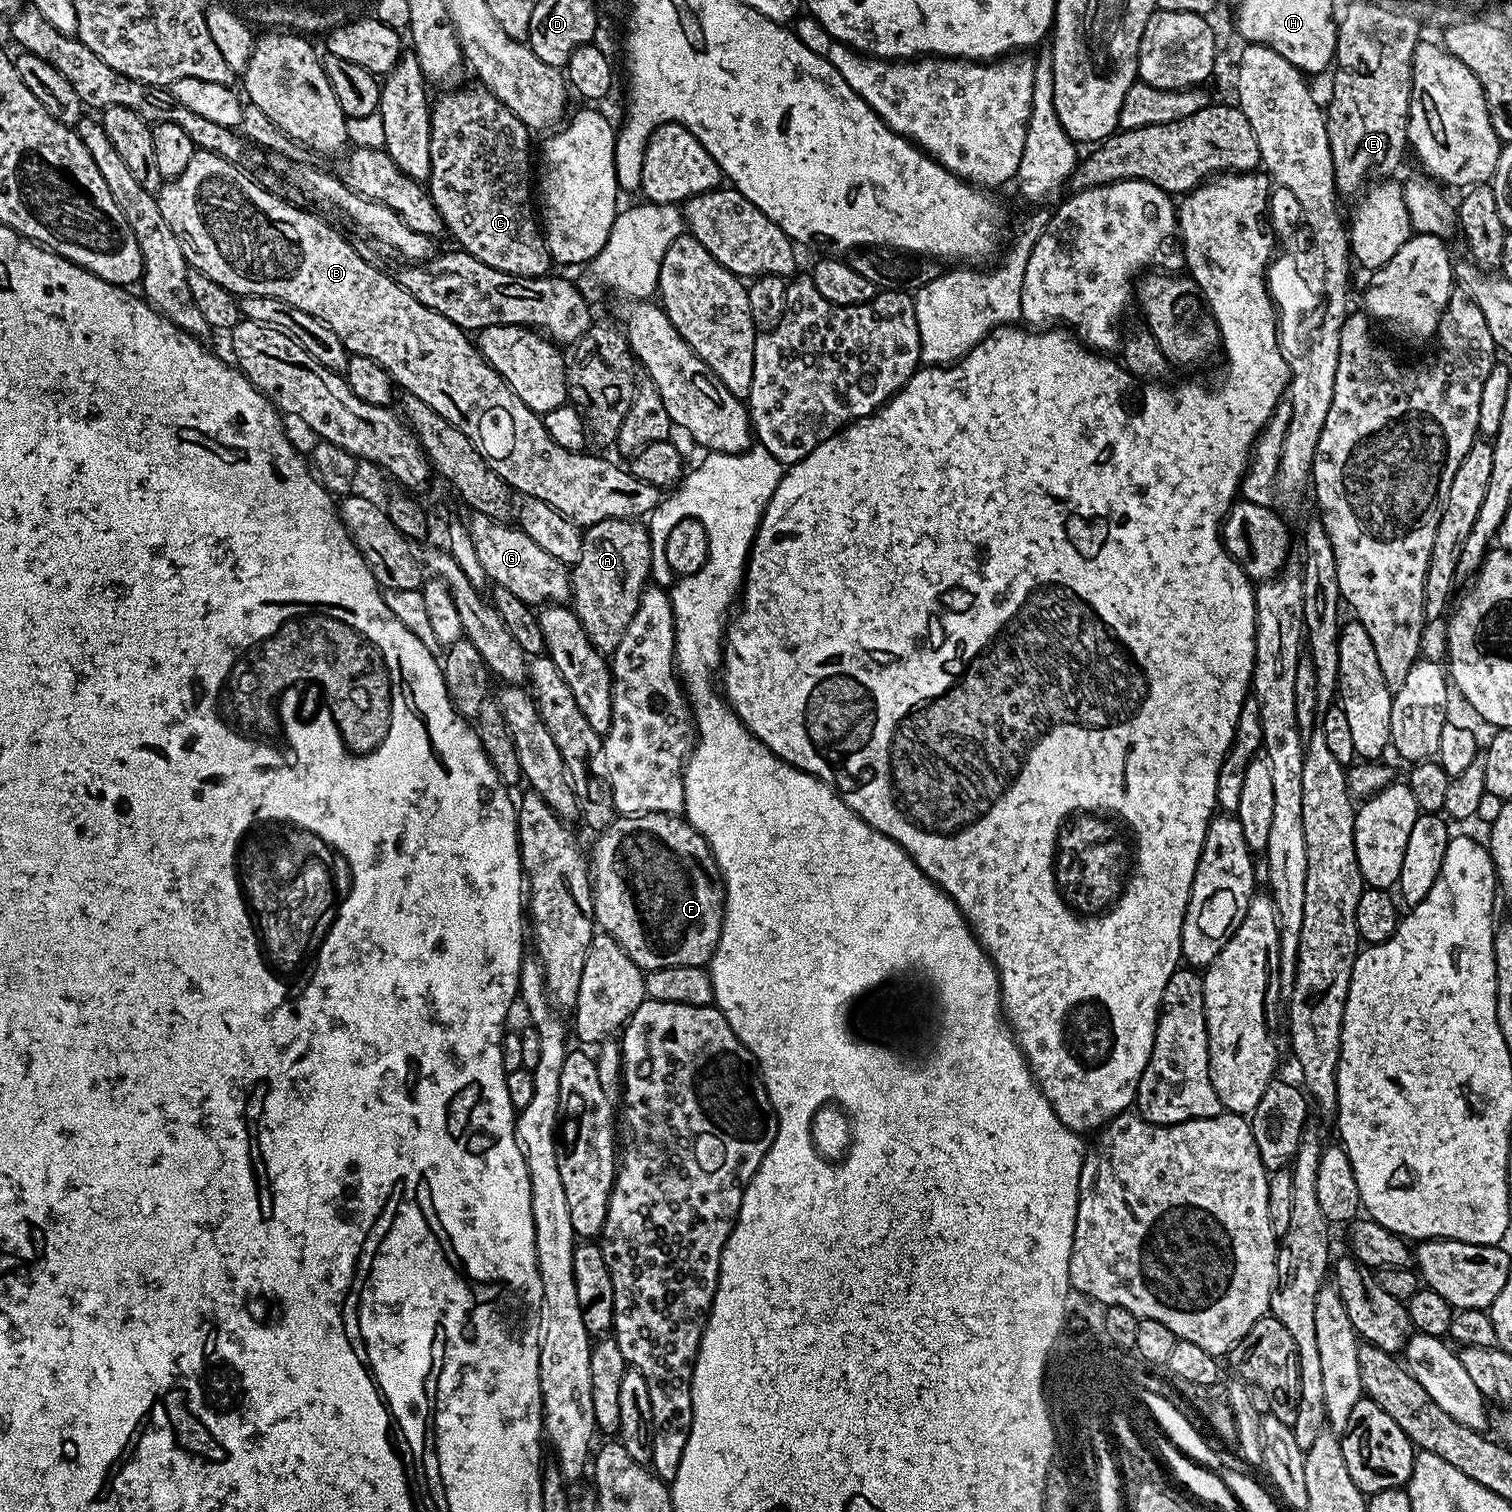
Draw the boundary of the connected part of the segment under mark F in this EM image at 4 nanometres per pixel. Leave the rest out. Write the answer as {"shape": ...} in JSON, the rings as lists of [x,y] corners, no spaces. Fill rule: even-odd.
{"shape":[[[639,812],[636,816],[617,815],[612,825],[595,837],[596,845],[590,848],[590,879],[592,882],[592,914],[599,931],[610,934],[639,968],[645,973],[653,972],[666,966],[704,966],[711,961],[716,952],[718,938],[724,921],[724,882],[720,879],[720,867],[716,865],[714,854],[702,838],[702,834],[683,815],[662,814],[661,812]]]}

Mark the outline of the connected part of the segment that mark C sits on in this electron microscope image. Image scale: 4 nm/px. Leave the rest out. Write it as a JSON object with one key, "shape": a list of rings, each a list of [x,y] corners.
{"shape":[[[464,88],[461,92],[448,92],[452,90],[444,90],[440,97],[431,101],[432,125],[430,126],[430,174],[426,181],[429,196],[432,197],[434,206],[438,210],[442,219],[447,235],[452,235],[457,240],[459,247],[463,251],[468,252],[474,258],[478,258],[482,262],[486,262],[486,266],[494,266],[494,270],[502,270],[511,276],[547,276],[553,267],[554,261],[548,255],[548,241],[544,239],[541,225],[532,217],[532,196],[534,200],[534,168],[532,172],[532,140],[530,137],[530,129],[527,128],[513,114],[513,112],[502,102],[498,102],[498,98],[494,98],[494,94],[490,94],[487,90],[479,90],[475,92],[472,88]]]}

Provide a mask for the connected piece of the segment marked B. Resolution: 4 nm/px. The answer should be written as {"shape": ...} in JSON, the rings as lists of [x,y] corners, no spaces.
{"shape":[[[197,150],[197,152],[194,154],[194,158],[190,158],[190,166],[186,166],[186,170],[182,173],[181,176],[176,177],[175,180],[167,181],[159,189],[158,192],[158,199],[160,202],[160,209],[162,210],[162,218],[166,218],[166,226],[170,226],[170,230],[174,230],[174,234],[177,236],[178,239],[180,239],[180,245],[182,246],[182,250],[184,251],[184,257],[188,260],[188,266],[189,268],[196,268],[198,269],[202,274],[206,274],[206,278],[210,278],[214,282],[218,282],[218,286],[222,286],[227,292],[232,293],[233,296],[239,298],[241,296],[249,296],[250,294],[262,294],[263,296],[269,296],[270,298],[278,298],[282,302],[290,302],[290,306],[298,306],[298,310],[306,310],[306,314],[314,314],[314,318],[318,318],[325,324],[326,326],[330,326],[330,330],[334,330],[334,334],[338,334],[338,338],[342,342],[342,346],[346,351],[348,351],[349,354],[354,356],[365,356],[366,358],[370,358],[374,362],[378,362],[378,366],[382,366],[384,369],[387,370],[388,375],[392,377],[393,381],[397,385],[400,384],[405,393],[408,393],[410,395],[413,395],[414,398],[421,399],[422,402],[426,404],[426,406],[430,406],[431,410],[436,411],[438,414],[442,416],[442,418],[446,419],[447,422],[450,422],[450,424],[454,427],[457,427],[458,430],[463,432],[463,434],[466,434],[466,438],[470,440],[470,442],[473,443],[473,446],[477,448],[477,450],[481,453],[481,455],[484,456],[484,461],[495,471],[498,475],[501,476],[501,478],[505,481],[505,483],[508,484],[508,486],[515,490],[517,493],[520,491],[520,494],[523,494],[524,496],[533,496],[534,498],[538,498],[542,502],[546,502],[550,506],[554,506],[554,510],[558,510],[563,514],[563,516],[568,517],[569,520],[573,520],[574,523],[581,525],[581,526],[587,526],[590,524],[597,524],[598,522],[602,522],[603,520],[635,520],[637,518],[644,518],[647,517],[651,512],[656,509],[657,504],[660,503],[662,499],[662,492],[661,489],[655,488],[653,484],[647,484],[646,482],[642,482],[631,470],[629,470],[627,467],[619,468],[616,464],[611,464],[608,460],[603,460],[600,456],[587,456],[587,451],[581,450],[579,452],[571,452],[570,450],[566,450],[562,446],[558,446],[558,442],[554,442],[554,438],[550,438],[550,434],[546,430],[546,426],[544,425],[544,421],[542,419],[541,413],[535,412],[534,410],[530,410],[530,406],[526,406],[526,402],[522,402],[522,398],[518,398],[518,394],[514,394],[514,390],[510,390],[510,386],[504,381],[500,375],[496,373],[495,370],[488,365],[487,362],[484,360],[484,355],[480,353],[480,349],[476,347],[475,343],[470,339],[469,333],[465,331],[465,329],[459,328],[457,324],[454,322],[450,322],[446,318],[442,318],[442,314],[438,314],[434,310],[430,310],[426,306],[422,306],[422,302],[418,302],[413,298],[413,296],[410,295],[410,293],[405,290],[402,285],[397,282],[395,279],[392,280],[388,276],[383,276],[382,273],[379,272],[378,269],[375,268],[375,263],[363,260],[361,256],[358,255],[358,253],[355,250],[355,247],[351,243],[347,244],[346,241],[344,241],[344,236],[340,232],[335,232],[334,229],[331,228],[330,225],[327,224],[324,220],[319,220],[318,217],[315,216],[312,212],[303,212],[300,208],[295,208],[294,205],[291,204],[288,200],[279,200],[278,197],[276,197],[277,193],[275,191],[269,190],[259,179],[251,180],[249,173],[245,171],[245,169],[242,169],[238,167],[236,164],[230,163],[226,158],[222,158],[218,154],[214,154],[213,152],[202,152]]]}

